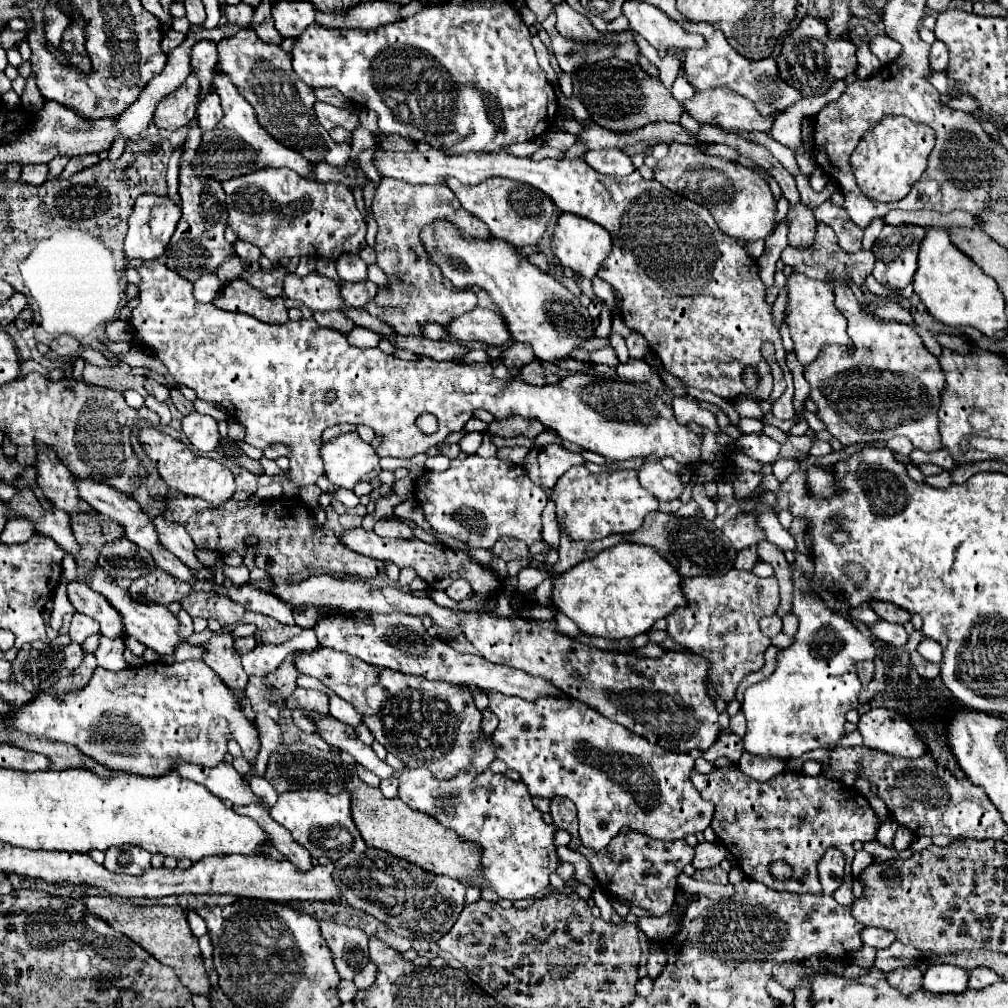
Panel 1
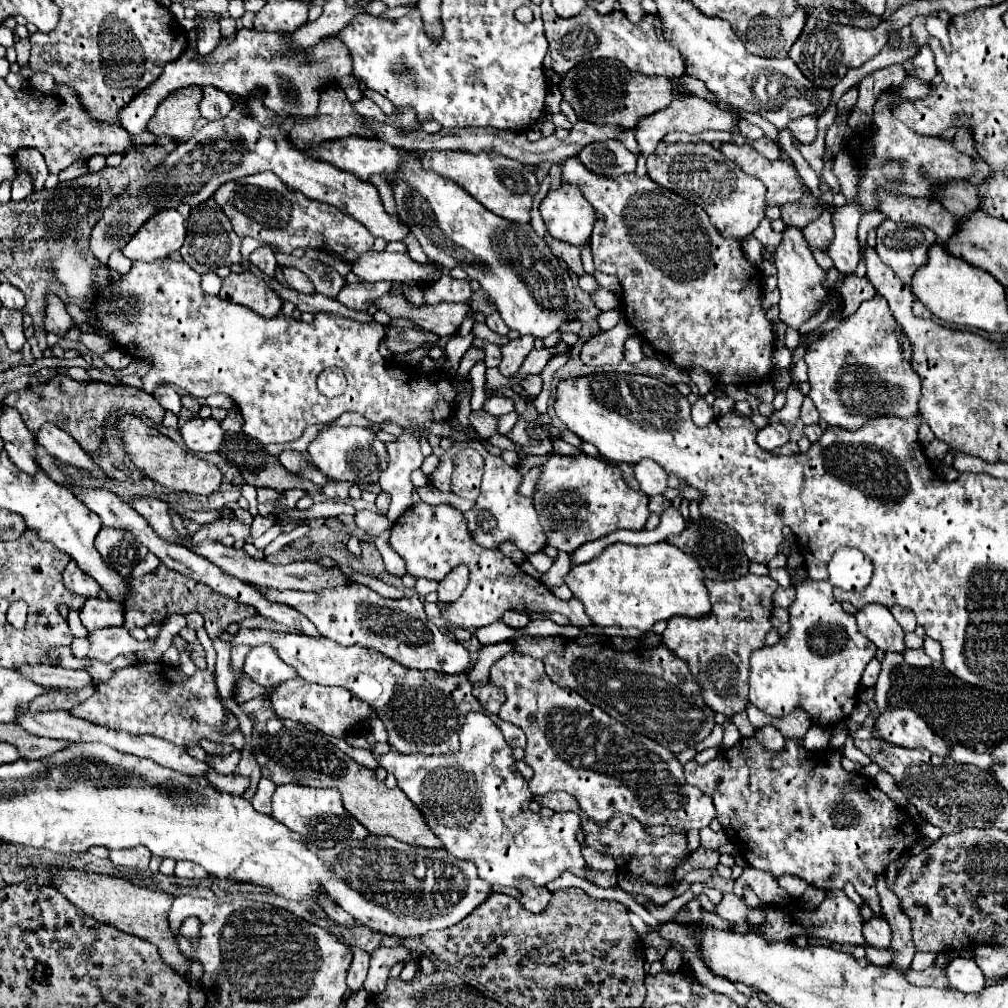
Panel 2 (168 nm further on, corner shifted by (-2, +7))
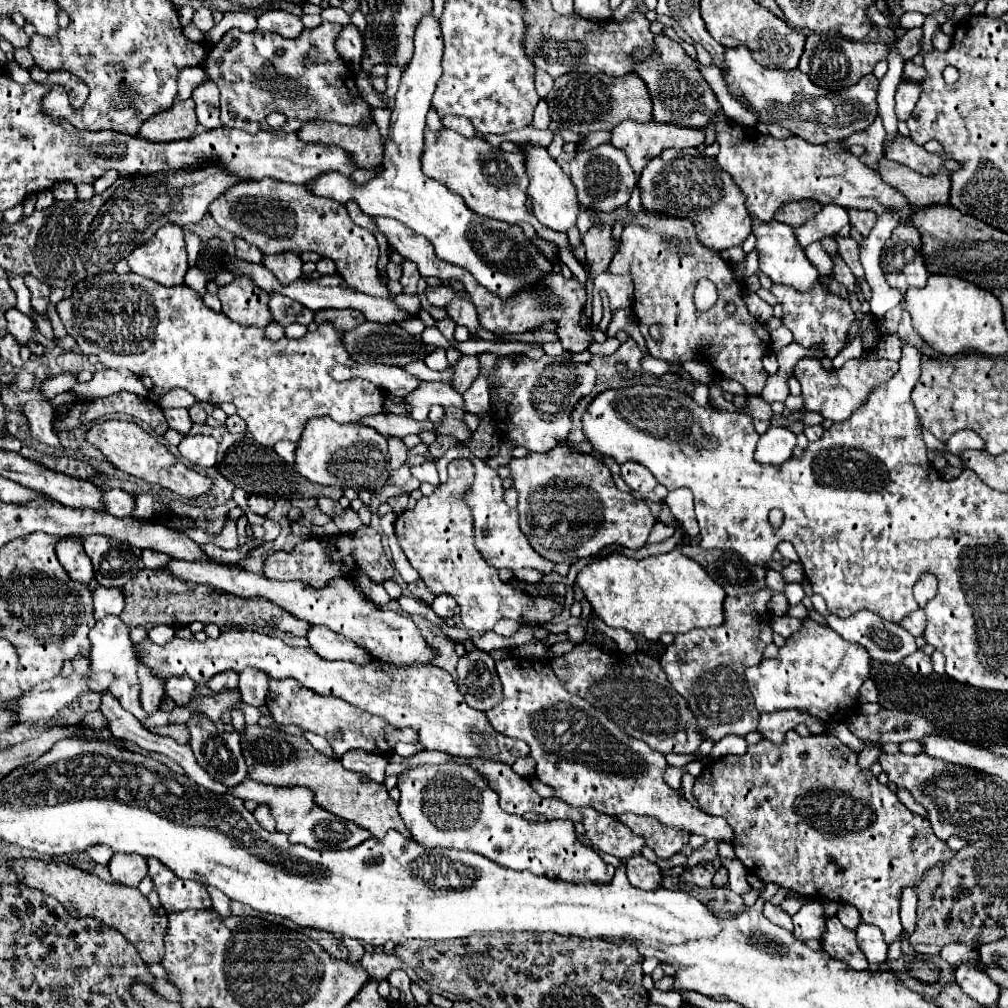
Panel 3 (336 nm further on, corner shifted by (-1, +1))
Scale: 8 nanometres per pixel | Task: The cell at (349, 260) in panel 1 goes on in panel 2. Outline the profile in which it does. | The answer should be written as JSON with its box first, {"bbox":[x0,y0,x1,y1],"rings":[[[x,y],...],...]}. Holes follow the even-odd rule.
{"bbox":[352,251,438,283],"rings":[[[368,251],[356,265],[352,265],[352,273],[356,273],[360,279],[372,283],[380,279],[390,279],[390,281],[432,281],[432,277],[438,273],[438,269],[430,263],[418,265],[414,263],[408,255],[402,253],[376,253]]]}

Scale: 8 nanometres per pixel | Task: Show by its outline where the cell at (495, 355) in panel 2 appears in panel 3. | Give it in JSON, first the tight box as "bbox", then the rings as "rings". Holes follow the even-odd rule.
{"bbox":[399,261,419,295],"rings":[[[403,261],[401,263],[401,269],[403,269],[403,275],[401,275],[401,279],[399,279],[399,283],[401,283],[401,287],[403,287],[403,293],[407,293],[407,295],[413,295],[413,293],[417,293],[417,281],[419,281],[419,271],[417,271],[417,267],[411,263],[411,261]]]}

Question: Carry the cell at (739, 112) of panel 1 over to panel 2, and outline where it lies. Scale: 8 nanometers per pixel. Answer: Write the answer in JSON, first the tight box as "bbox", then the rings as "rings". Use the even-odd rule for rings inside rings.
{"bbox":[636,97,738,157],"rings":[[[686,97],[686,99],[674,99],[666,109],[662,109],[660,113],[652,113],[648,117],[642,117],[636,125],[636,141],[638,141],[638,153],[648,157],[648,153],[652,153],[652,149],[656,149],[656,145],[664,139],[666,133],[672,131],[680,131],[680,133],[690,133],[690,135],[698,135],[702,131],[708,129],[720,129],[720,131],[734,131],[734,125],[738,123],[738,115],[722,111],[718,105],[704,101],[702,97]]]}

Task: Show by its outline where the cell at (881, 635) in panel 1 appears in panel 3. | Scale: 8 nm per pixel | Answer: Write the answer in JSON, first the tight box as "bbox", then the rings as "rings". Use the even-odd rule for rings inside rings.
{"bbox":[813,594,917,663],"rings":[[[813,594],[814,609],[818,611],[825,619],[827,623],[847,641],[851,643],[859,643],[867,649],[867,653],[877,659],[877,661],[883,661],[883,663],[897,663],[901,659],[905,659],[907,655],[915,653],[917,651],[917,645],[915,645],[915,637],[905,631],[901,625],[897,623],[891,623],[891,621],[883,621],[879,619],[879,615],[875,615],[873,611],[859,611],[857,615],[853,615],[851,619],[839,619],[837,615],[831,615],[827,610],[826,603],[821,595]]]}

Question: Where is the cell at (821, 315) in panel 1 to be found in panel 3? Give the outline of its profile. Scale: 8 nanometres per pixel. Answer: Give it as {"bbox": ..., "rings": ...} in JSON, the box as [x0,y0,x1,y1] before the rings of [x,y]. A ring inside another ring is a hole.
{"bbox":[753,219,819,291],"rings":[[[753,219],[753,233],[757,237],[757,251],[759,251],[759,269],[769,275],[773,279],[773,283],[777,285],[789,285],[795,287],[797,291],[809,291],[811,287],[815,287],[815,283],[819,281],[819,273],[817,269],[809,263],[803,247],[799,247],[799,241],[795,239],[795,231],[793,227],[779,223],[779,221],[759,221]]]}

